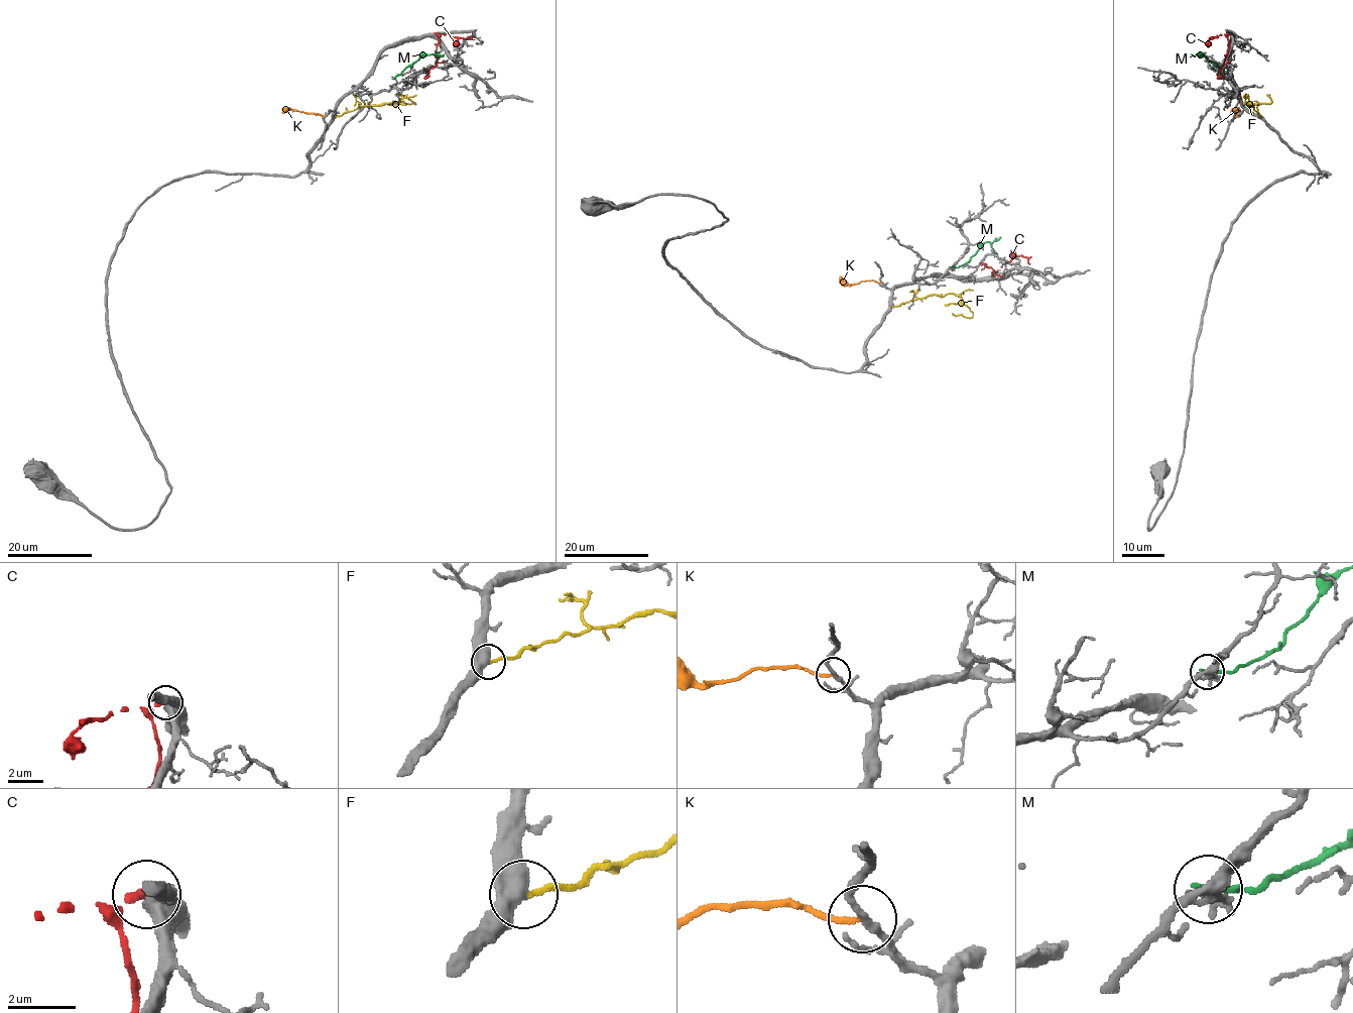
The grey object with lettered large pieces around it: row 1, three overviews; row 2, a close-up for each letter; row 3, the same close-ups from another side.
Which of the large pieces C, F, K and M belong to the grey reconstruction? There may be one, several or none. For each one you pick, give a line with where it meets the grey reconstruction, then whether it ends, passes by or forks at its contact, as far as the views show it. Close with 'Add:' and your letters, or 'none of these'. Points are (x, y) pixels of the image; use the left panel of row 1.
F: Touches grey at (336, 116). It ends there
Add: F

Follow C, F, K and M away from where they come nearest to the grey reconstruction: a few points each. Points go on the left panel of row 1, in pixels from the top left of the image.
C: (435, 32), (439, 38), (436, 65), (424, 78)
F: (335, 115), (362, 106), (415, 103), (404, 96), (394, 96)
K: (325, 115), (289, 109), (282, 112)
M: (394, 78), (420, 57), (444, 53)

